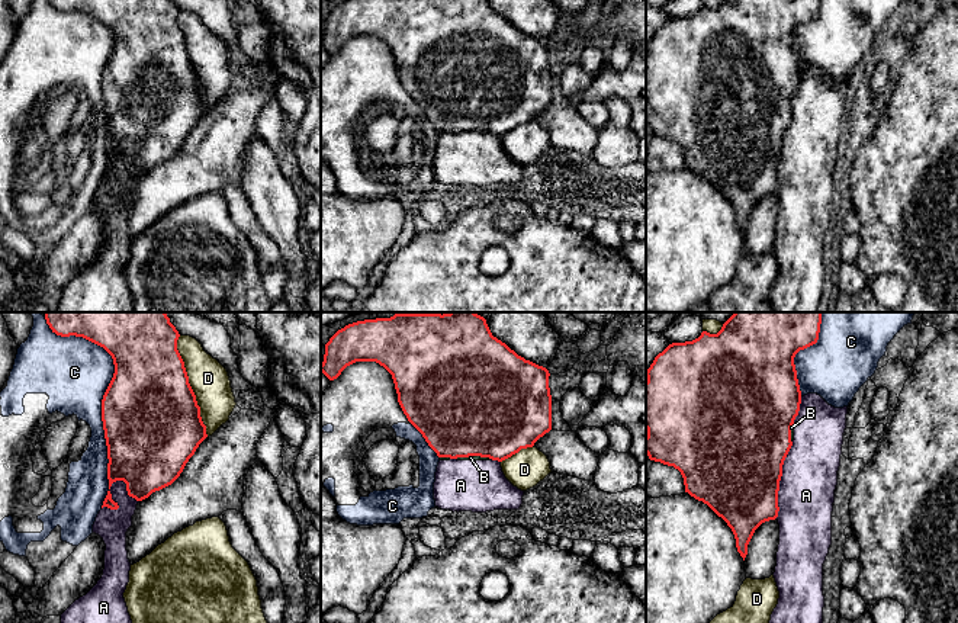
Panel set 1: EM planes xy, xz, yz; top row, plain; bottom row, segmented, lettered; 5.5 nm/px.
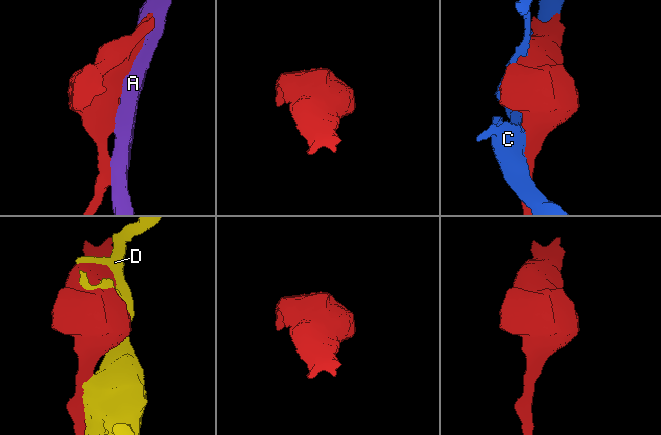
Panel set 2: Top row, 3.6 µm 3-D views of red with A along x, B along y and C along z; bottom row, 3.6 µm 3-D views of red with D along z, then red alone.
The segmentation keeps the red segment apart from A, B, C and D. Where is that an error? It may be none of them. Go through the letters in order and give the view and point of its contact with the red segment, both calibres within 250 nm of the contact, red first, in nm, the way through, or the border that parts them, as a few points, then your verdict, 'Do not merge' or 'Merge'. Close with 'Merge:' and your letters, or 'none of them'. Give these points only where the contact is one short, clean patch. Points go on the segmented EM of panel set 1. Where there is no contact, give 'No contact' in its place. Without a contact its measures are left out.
A: Touches red at xy (111, 485). Thickness 380 nm (red) against 180 nm. Do not merge
B: Touches red at xz (473, 455). Thickness 500 nm (red) against 30 nm. Boundary: xz (456, 458), (486, 456), (489, 459). Do not merge
C: Touches red at xy (103, 397). Thickness 500 nm (red) against 380 nm. Do not merge
D: Touches red at xy (190, 387). Thickness 500 nm (red) against 220 nm. Do not merge
Merge: none of them

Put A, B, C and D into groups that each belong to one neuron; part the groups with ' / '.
A B / C / D

